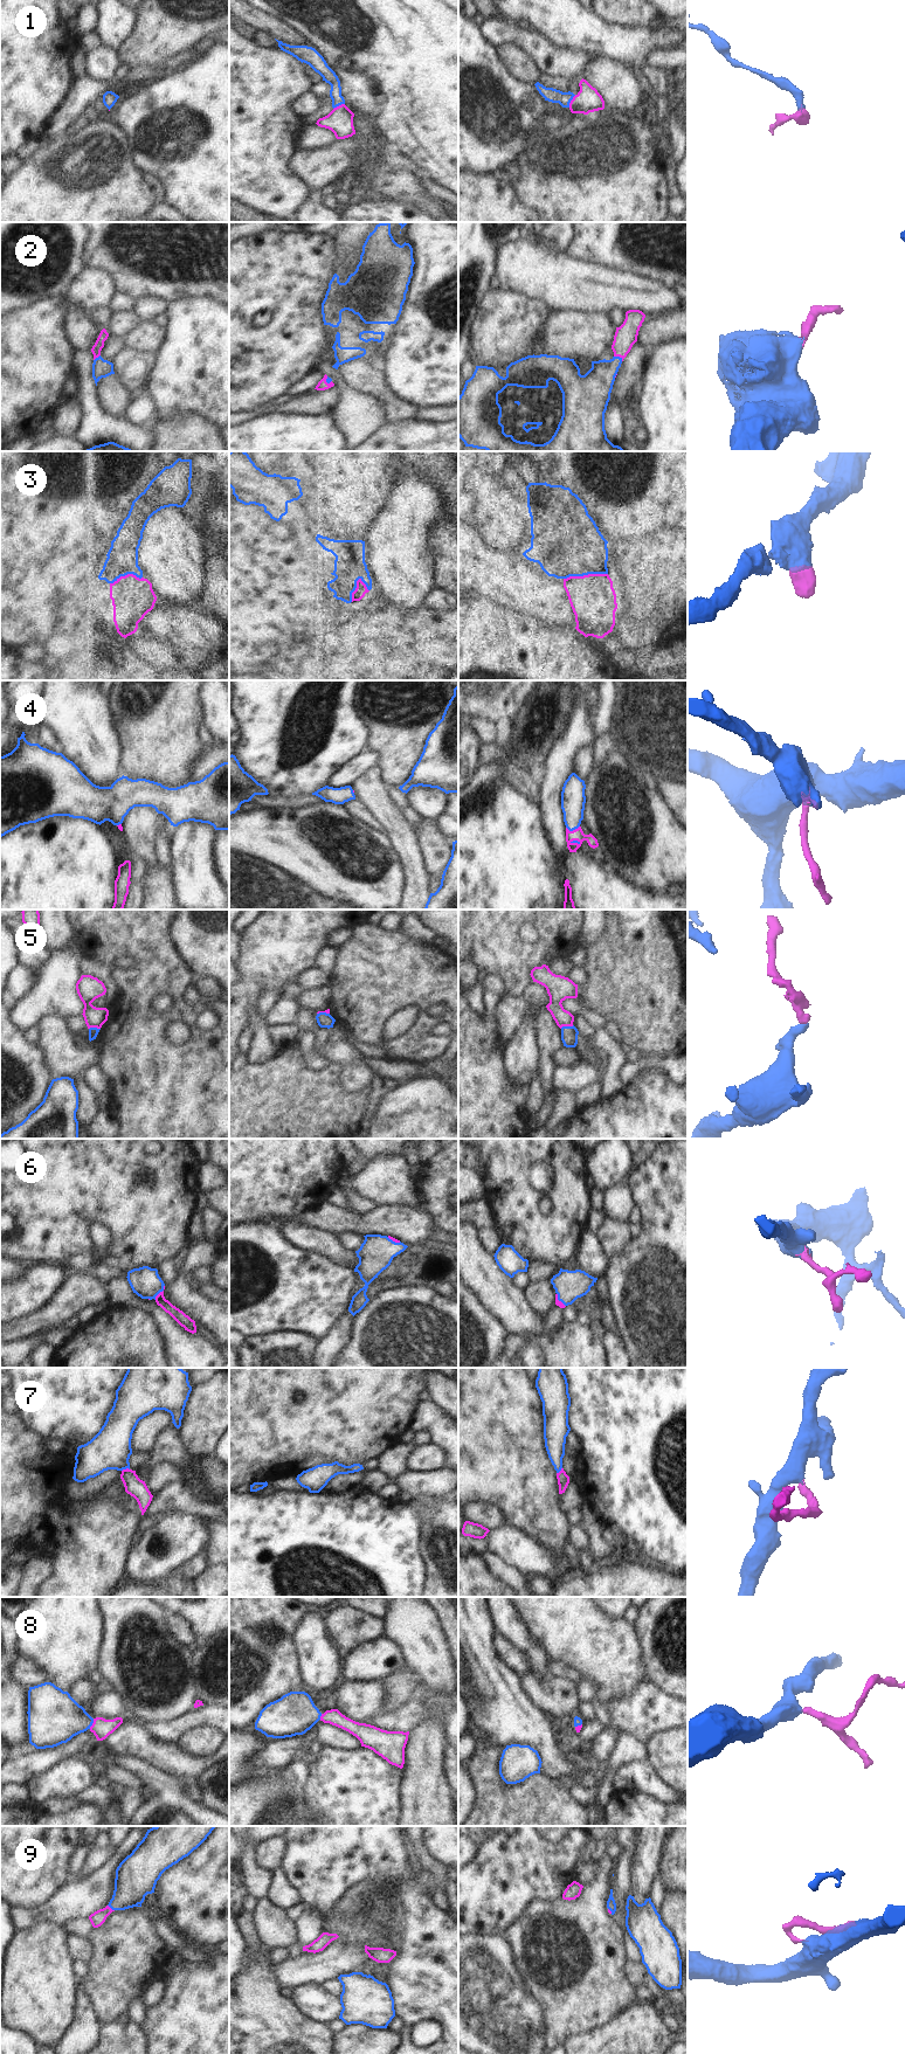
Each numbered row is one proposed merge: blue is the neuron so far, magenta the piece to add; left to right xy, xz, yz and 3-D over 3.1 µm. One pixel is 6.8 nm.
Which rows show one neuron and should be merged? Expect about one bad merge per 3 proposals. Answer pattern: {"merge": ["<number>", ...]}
{"merge": ["1", "2", "3", "4", "6", "7", "8", "9"]}

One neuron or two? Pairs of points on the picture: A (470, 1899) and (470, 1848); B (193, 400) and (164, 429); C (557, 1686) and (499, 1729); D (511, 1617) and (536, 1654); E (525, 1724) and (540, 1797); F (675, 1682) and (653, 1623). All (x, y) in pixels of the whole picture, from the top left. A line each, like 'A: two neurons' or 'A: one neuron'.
A: two neurons
B: two neurons
C: two neurons
D: one neuron
E: two neurons
F: one neuron

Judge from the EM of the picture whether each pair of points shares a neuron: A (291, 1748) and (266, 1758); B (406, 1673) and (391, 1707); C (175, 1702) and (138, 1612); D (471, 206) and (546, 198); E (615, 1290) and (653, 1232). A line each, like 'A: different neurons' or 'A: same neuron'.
A: same neuron
B: same neuron
C: same neuron
D: different neurons
E: same neuron

